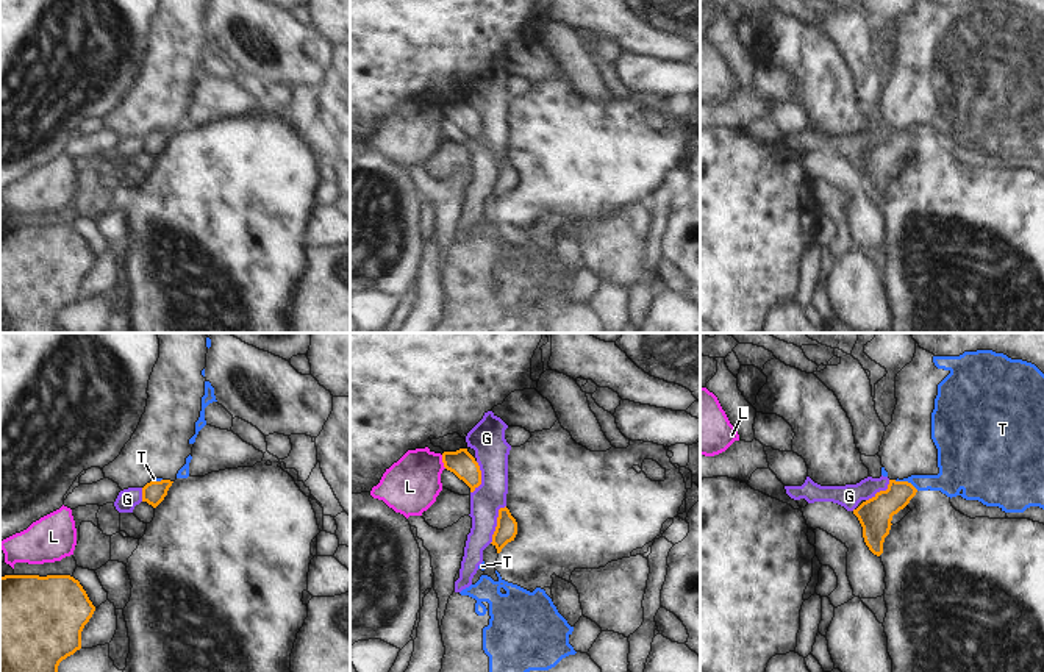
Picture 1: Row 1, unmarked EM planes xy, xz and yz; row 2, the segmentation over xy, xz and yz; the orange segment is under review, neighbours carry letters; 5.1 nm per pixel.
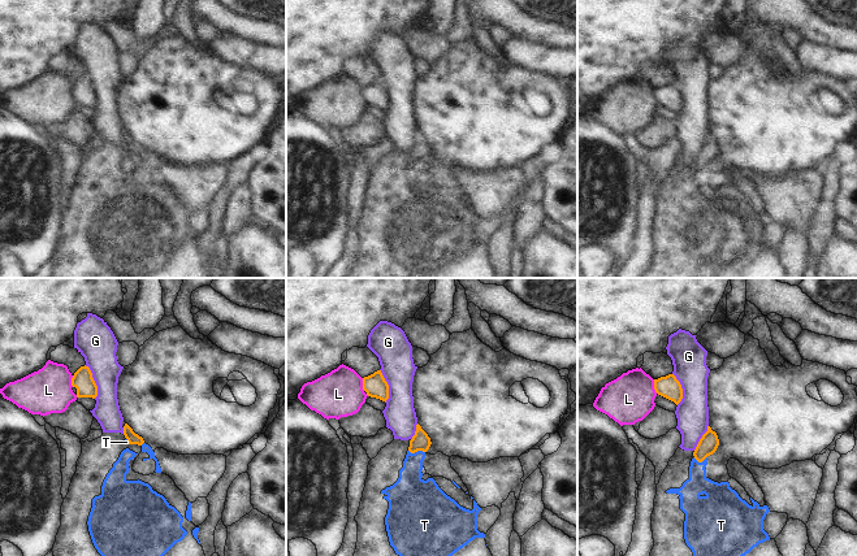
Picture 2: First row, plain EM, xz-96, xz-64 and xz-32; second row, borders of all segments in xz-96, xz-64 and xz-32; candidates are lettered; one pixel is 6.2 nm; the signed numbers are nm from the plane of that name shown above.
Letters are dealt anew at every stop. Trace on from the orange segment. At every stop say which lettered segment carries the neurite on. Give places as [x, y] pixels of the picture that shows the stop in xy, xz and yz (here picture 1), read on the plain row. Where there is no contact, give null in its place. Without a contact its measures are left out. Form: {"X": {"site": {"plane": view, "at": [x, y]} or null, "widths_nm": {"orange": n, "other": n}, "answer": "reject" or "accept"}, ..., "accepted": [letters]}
{"G": {"site": {"plane": "xz", "at": [497, 174]}, "widths_nm": {"orange": 110, "other": 160}, "answer": "reject"}, "L": {"site": {"plane": "xz", "at": [443, 111]}, "widths_nm": {"orange": 140, "other": 300}, "answer": "reject"}, "T": {"site": {"plane": "yz", "at": [907, 132]}, "widths_nm": {"orange": 170, "other": 160}, "answer": "reject"}, "accepted": []}

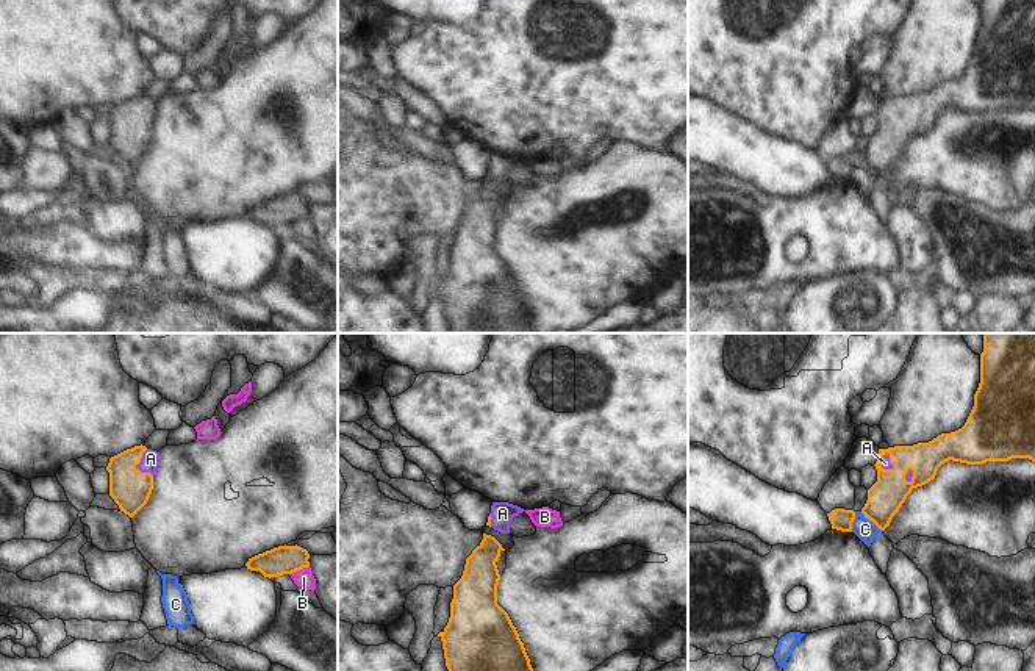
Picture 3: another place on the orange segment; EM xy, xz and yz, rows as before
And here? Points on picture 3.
{"A": {"site": {"plane": "xy", "at": [135, 116]}, "widths_nm": {"orange": 200, "other": 100}, "answer": "accept"}, "B": {"site": {"plane": "xy", "at": [299, 219]}, "widths_nm": {"orange": 150, "other": 90}, "answer": "reject"}, "C": {"site": {"plane": "yz", "at": [871, 169]}, "widths_nm": {"orange": 180, "other": 110}, "answer": "reject"}, "accepted": ["A"]}

